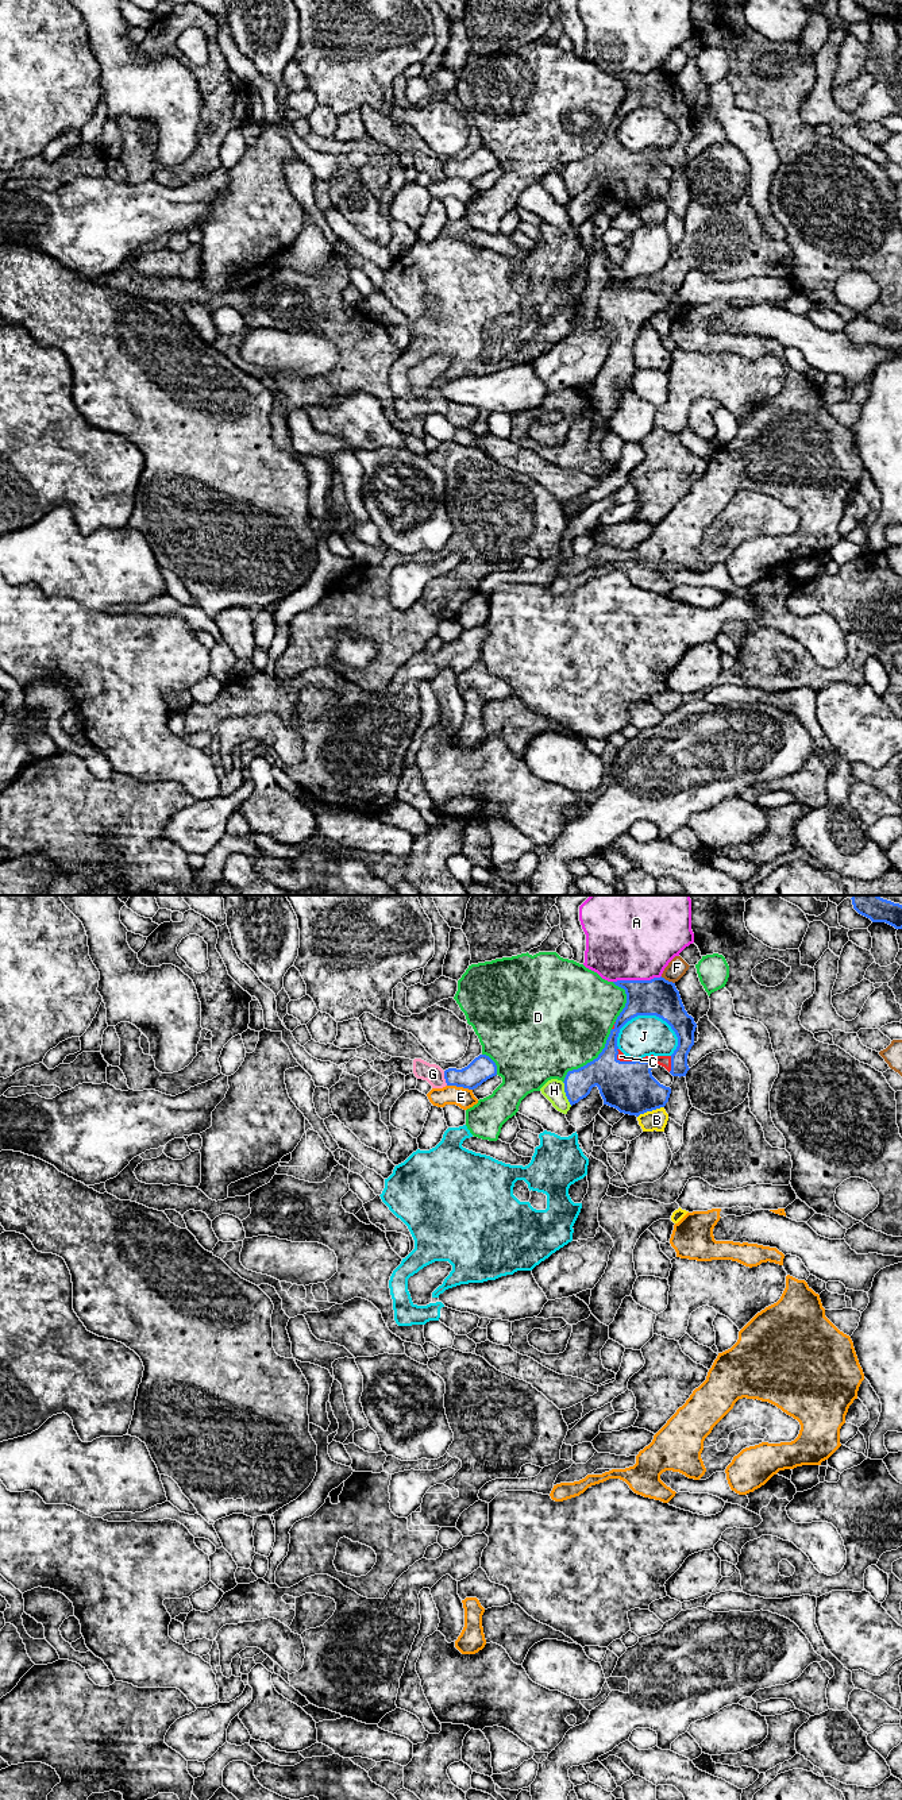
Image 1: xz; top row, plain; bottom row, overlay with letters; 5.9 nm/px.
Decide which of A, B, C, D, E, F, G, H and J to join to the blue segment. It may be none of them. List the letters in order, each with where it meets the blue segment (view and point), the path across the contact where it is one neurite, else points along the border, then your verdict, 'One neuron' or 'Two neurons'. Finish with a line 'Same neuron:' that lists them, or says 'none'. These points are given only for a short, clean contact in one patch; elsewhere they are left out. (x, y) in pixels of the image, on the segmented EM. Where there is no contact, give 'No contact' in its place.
A: Touches blue at xz (636, 981). Two neurons
B: Touches blue at xz (650, 1110). Boundary: xz (663, 1106), (647, 1110), (638, 1117). Two neurons
C: Touches blue at xz (671, 1064). One neuron
D: Touches blue at xz (590, 1062). Two neurons
E: Touches blue at xz (459, 1086). Boundary: xz (447, 1084), (471, 1090). Two neurons
F: Touches blue at xz (667, 981). Two neurons
G: Touches blue at xz (444, 1078). Boundary: xz (443, 1071), (447, 1084). Two neurons
H: Touches blue at xz (566, 1094). Two neurons
J: Touches blue at xz (640, 1014). Two neurons
Same neuron: C

